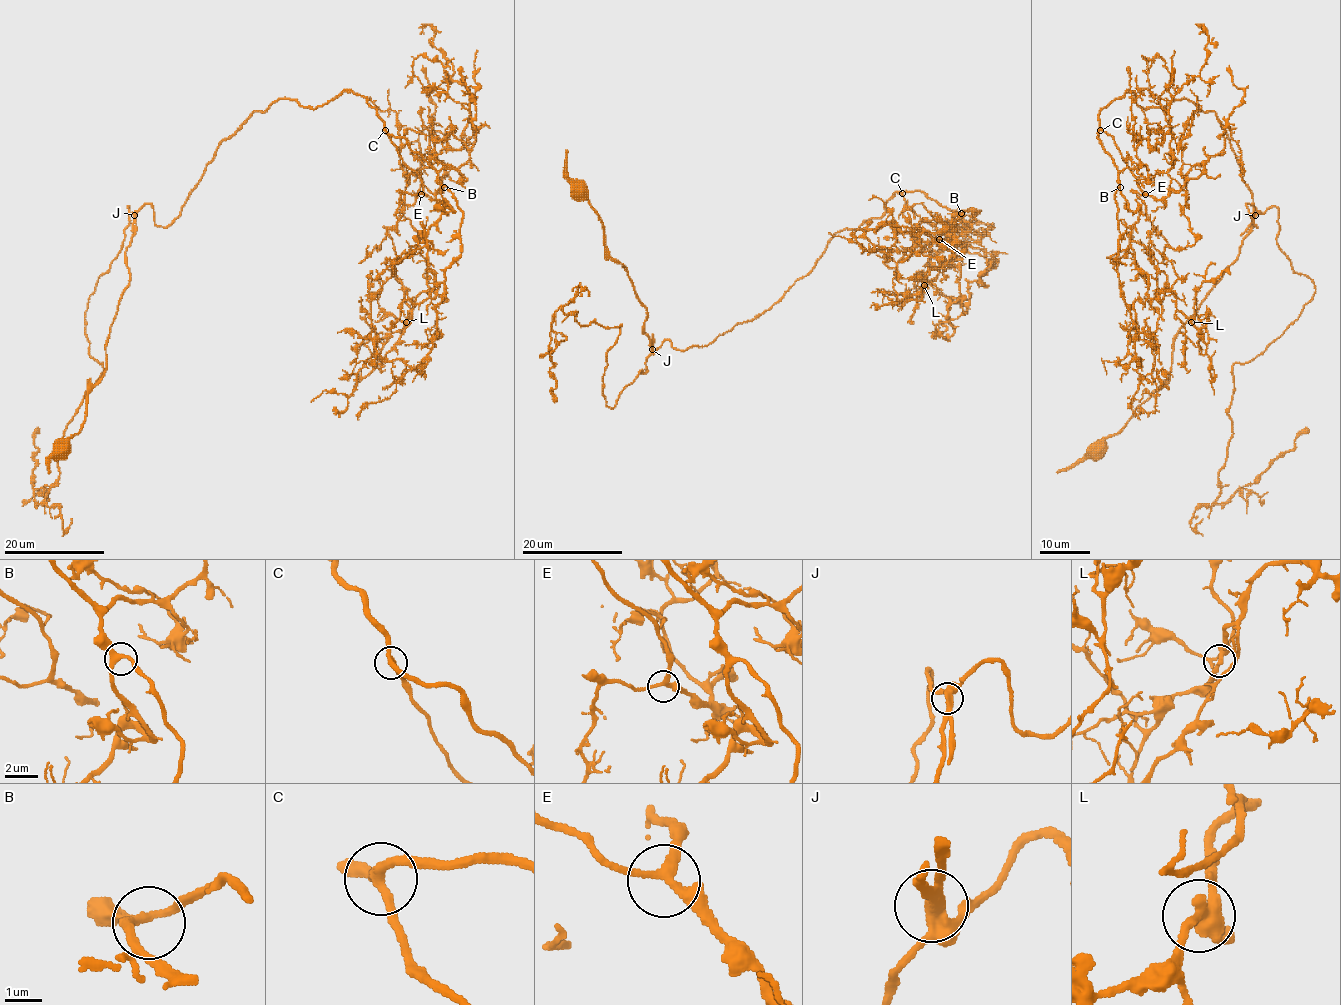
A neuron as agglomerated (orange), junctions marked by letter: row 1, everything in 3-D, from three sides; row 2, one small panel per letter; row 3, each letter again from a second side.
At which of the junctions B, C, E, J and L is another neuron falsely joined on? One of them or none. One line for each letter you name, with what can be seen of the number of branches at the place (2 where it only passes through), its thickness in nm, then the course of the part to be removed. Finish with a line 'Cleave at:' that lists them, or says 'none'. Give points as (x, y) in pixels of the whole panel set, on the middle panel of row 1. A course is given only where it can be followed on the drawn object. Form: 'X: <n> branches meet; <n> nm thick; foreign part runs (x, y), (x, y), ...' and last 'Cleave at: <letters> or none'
J: 3 branches meet; 320 nm thick; foreign part runs (652, 349), (611, 409), (603, 374), (621, 326), (582, 326), (559, 309), (554, 402)
Cleave at: J

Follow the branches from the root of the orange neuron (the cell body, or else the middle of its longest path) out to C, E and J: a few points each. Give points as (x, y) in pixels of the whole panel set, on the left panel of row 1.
C: (62, 448), (106, 369), (144, 204), (167, 227), (217, 146), (280, 99), (316, 109), (353, 91), (385, 130)
E: (62, 448), (106, 369), (134, 214), (149, 204), (167, 227), (253, 111), (363, 95), (421, 194)
J: (62, 448), (83, 424), (86, 396), (106, 369), (106, 341), (129, 282), (126, 248), (133, 233), (134, 215)

